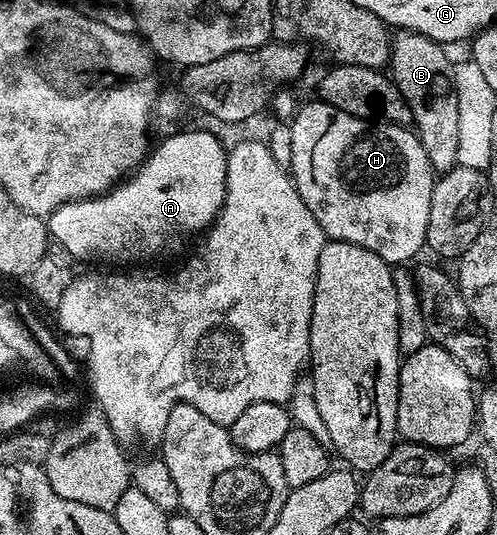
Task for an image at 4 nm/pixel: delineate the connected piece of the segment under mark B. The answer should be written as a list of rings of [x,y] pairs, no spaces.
[[[405,32],[398,40],[391,44],[391,79],[393,85],[405,99],[405,105],[413,115],[412,125],[415,127],[418,138],[423,142],[423,150],[427,150],[427,158],[431,162],[434,173],[444,174],[452,168],[458,167],[459,158],[459,98],[454,84],[454,61],[449,61],[449,56],[444,47],[437,41],[421,36],[418,32]]]

